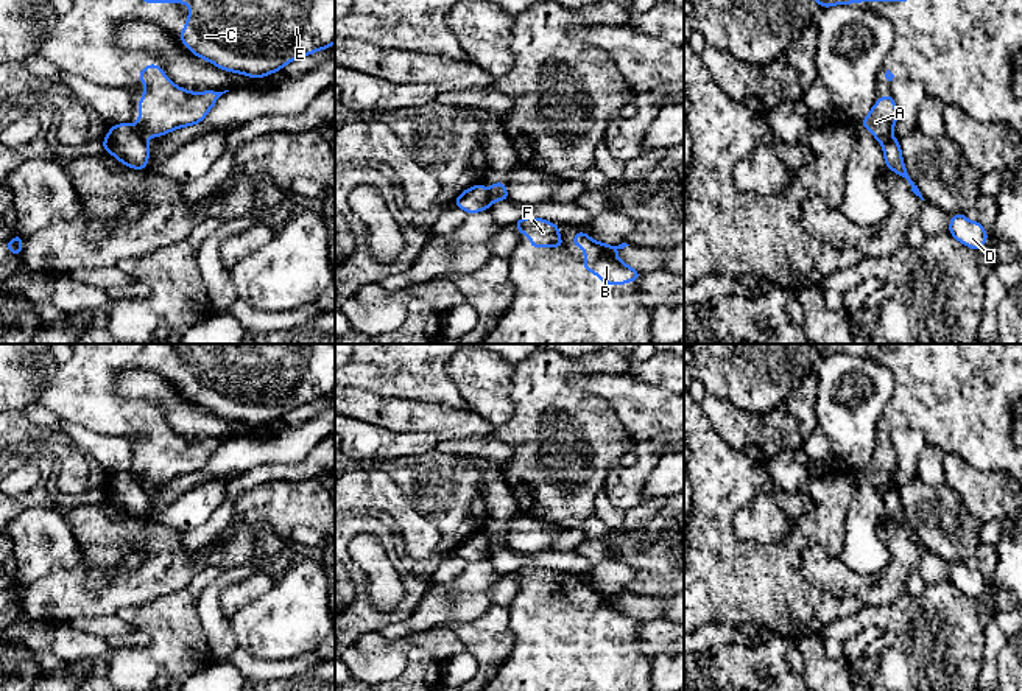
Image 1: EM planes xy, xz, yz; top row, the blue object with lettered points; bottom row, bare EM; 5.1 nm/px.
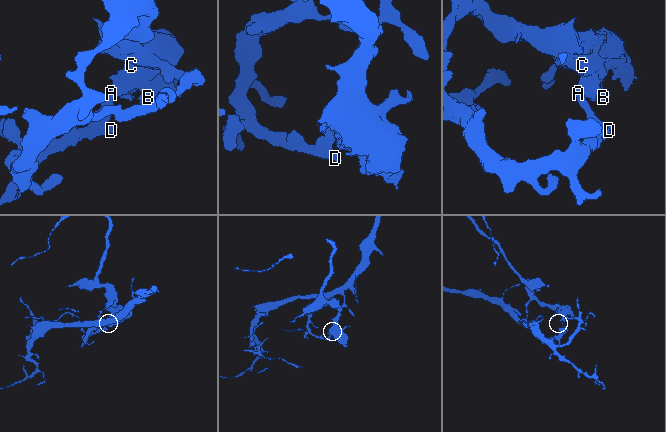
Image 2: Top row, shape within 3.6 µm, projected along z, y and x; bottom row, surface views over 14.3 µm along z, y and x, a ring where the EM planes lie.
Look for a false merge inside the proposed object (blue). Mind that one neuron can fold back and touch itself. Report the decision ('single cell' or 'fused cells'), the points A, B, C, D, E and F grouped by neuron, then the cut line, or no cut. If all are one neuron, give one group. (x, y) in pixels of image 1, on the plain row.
fused cells; groups A B C E F / D; cut xy (136, 477), (147, 489)

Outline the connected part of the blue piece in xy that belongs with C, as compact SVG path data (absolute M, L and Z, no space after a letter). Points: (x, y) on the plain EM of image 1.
M140 344L143 352L187 352L190 364L179 383L181 391L198 406L226 420L263 426L294 408L335 392L335 344Z

